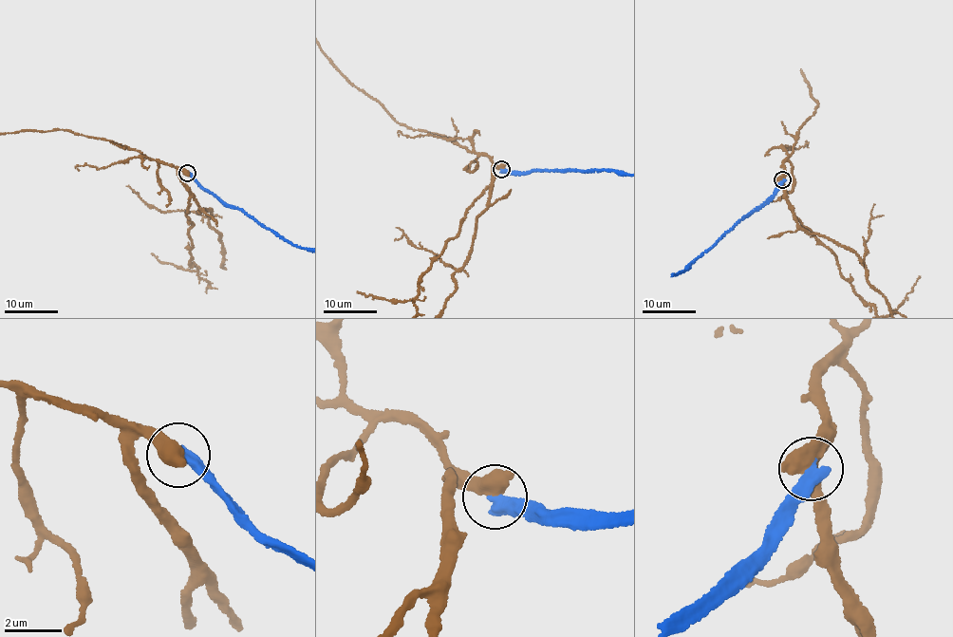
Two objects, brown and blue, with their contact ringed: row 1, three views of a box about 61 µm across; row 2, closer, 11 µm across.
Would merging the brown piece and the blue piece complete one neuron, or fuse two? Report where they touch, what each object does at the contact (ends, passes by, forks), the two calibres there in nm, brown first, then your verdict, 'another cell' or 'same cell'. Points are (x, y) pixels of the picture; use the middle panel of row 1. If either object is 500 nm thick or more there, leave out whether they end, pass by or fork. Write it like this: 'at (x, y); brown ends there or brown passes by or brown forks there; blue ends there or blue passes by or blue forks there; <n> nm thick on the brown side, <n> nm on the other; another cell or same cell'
at (501, 169); 650 nm thick on the brown side, 420 nm on the other; another cell

